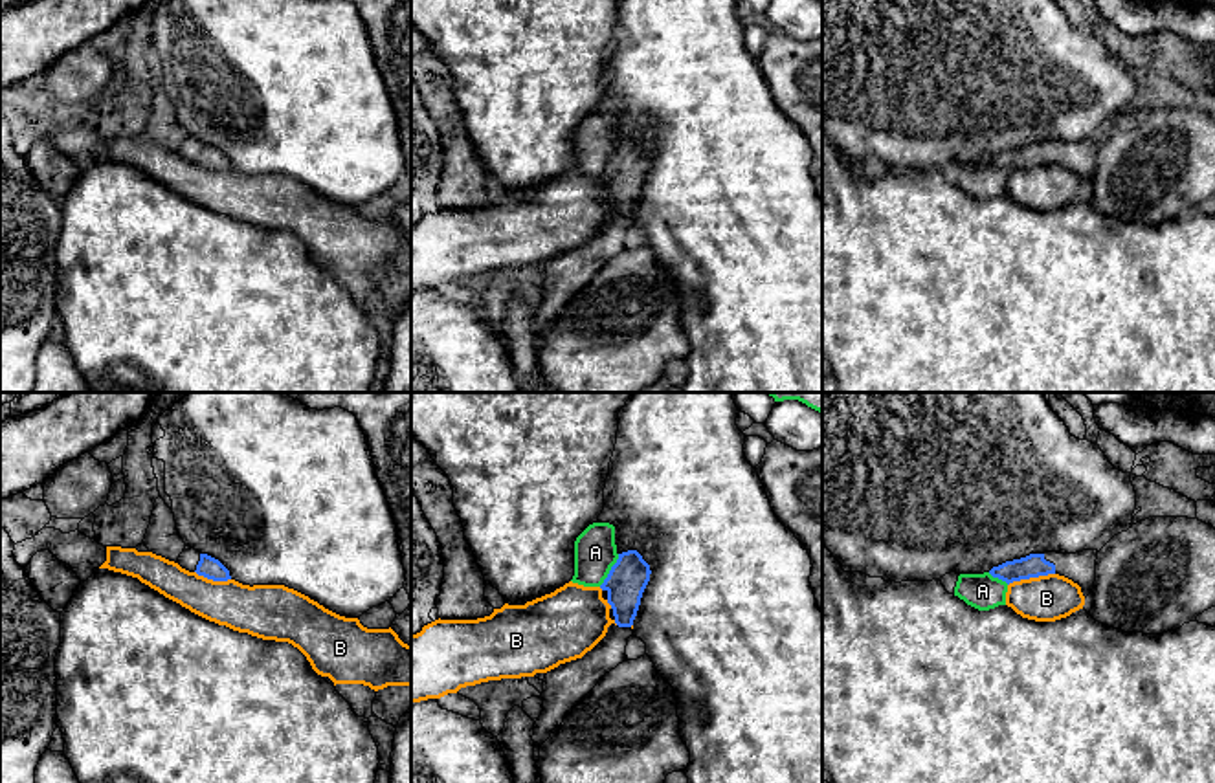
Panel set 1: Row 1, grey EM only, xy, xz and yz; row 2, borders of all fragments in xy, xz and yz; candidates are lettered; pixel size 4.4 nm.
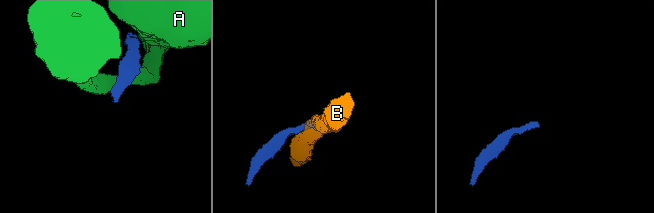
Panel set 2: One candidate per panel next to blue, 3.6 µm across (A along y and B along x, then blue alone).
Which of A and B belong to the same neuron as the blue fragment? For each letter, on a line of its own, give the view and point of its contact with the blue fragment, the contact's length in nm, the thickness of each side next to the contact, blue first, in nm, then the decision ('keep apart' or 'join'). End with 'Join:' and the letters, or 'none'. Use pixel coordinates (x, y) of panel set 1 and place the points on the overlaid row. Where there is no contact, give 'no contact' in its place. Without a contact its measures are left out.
A: contact xz (610, 571); length 170 nm; calibres 170 and 190 nm; keep apart
B: contact yz (1030, 576); length 220 nm; calibres 110 and 200 nm; keep apart
Join: none

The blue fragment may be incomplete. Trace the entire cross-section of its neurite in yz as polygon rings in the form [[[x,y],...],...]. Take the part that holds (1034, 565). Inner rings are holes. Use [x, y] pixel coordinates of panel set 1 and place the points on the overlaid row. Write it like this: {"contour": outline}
{"contour": [[[1083,550],[1076,554],[1030,554],[1026,557],[993,567],[989,574],[1006,581],[1008,585],[1020,579],[1059,574],[1077,583],[1083,596],[1087,598],[1092,592],[1096,581],[1096,559],[1098,550]]]}

